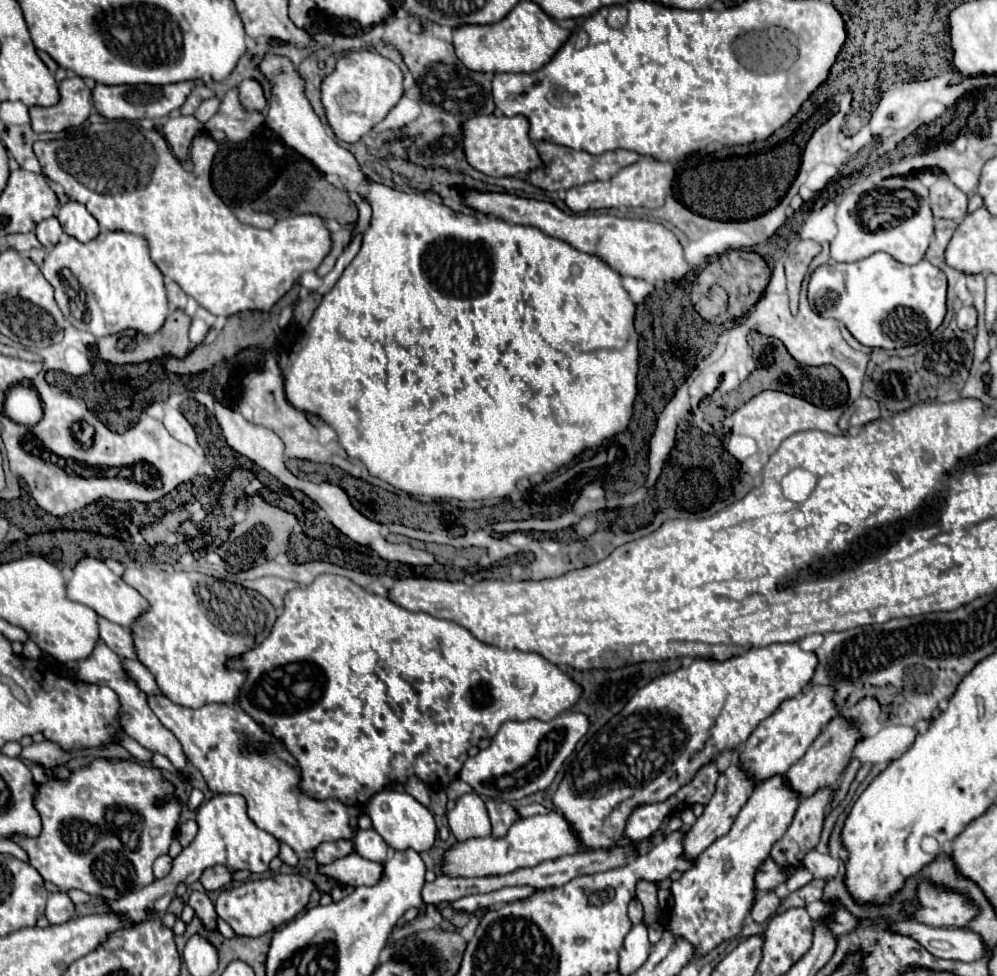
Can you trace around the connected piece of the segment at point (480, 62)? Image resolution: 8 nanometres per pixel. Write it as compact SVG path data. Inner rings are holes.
M521 1L495 25L459 25L459 29L453 29L453 47L461 63L471 71L531 73L541 69L567 41L567 37L569 31L561 29L539 9L539 5L533 1Z

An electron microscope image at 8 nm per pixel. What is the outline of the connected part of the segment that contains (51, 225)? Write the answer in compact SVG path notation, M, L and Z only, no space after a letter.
M49 217L45 221L41 221L37 227L35 227L35 235L39 239L39 243L45 247L45 249L53 249L57 245L57 241L61 239L63 235L63 229L59 225L59 221L55 217Z

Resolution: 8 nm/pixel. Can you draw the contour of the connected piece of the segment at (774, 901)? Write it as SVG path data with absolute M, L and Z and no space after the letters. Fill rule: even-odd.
M769 891L769 893L761 893L757 895L755 899L755 905L753 905L753 911L751 911L751 919L757 921L757 923L763 923L767 921L779 907L781 899L775 895L775 891Z

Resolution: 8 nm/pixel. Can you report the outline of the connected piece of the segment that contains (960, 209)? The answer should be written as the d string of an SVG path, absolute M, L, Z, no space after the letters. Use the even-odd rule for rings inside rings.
M939 179L929 187L929 201L935 217L959 221L967 215L967 195L959 191L949 179Z

